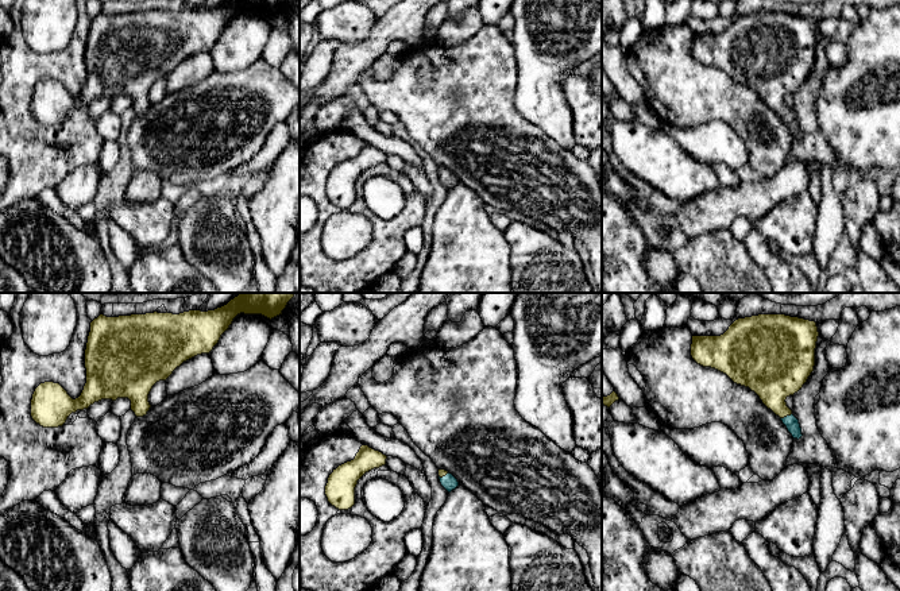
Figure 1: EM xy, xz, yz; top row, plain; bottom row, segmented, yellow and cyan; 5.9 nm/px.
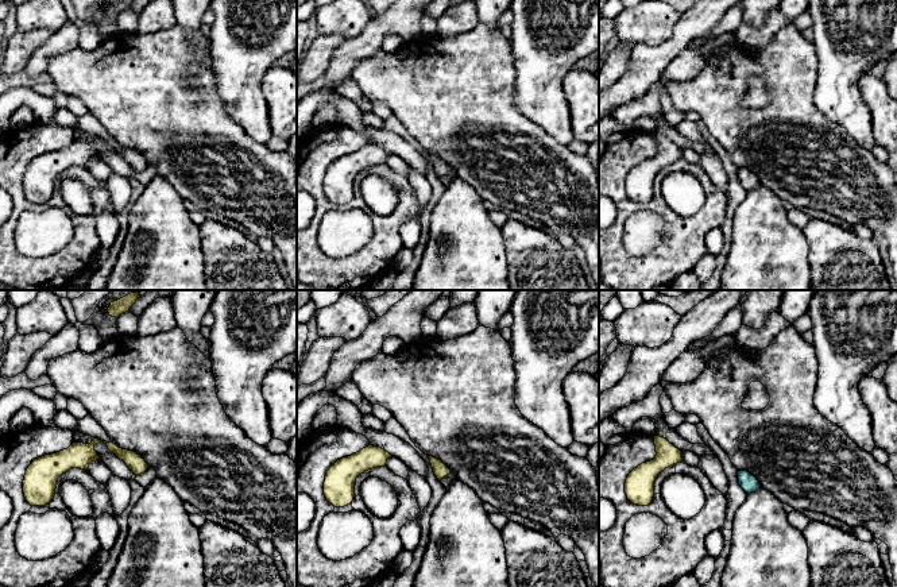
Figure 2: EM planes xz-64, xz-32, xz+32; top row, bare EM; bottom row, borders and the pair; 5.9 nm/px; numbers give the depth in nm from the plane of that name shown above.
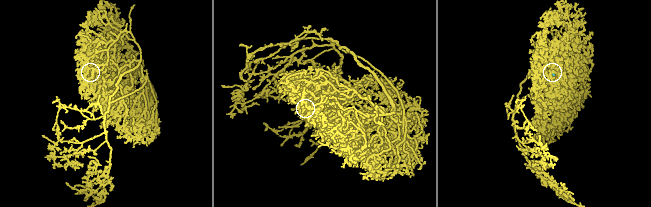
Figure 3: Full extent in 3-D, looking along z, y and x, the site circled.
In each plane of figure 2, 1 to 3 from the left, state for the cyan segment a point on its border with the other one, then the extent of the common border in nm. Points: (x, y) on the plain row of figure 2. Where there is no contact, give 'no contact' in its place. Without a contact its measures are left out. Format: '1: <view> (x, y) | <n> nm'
1: no contact
2: xz-32 (444, 173) | 40 nm
3: no contact

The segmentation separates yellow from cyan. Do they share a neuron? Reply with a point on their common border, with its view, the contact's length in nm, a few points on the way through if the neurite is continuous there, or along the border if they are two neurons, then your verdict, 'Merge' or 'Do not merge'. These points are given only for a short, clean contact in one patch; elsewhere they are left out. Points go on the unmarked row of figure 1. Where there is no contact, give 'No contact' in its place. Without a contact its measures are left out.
Touches yellow at yz (785, 114). Shared border 80 nm. Path across: yz (775, 73), (775, 99), (785, 114), (792, 122). Merge

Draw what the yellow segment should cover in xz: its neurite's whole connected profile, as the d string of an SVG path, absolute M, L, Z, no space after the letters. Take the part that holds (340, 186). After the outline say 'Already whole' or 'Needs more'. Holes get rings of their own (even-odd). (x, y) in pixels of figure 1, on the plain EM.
M362 143L355 157L339 163L328 175L325 193L328 200L339 208L348 208L355 202L358 178L368 169L386 162L387 154L379 148Z. Already whole

